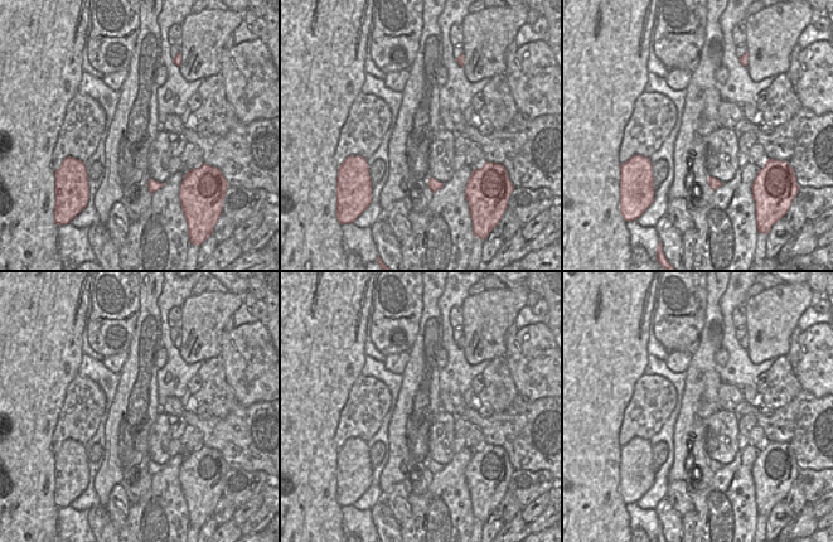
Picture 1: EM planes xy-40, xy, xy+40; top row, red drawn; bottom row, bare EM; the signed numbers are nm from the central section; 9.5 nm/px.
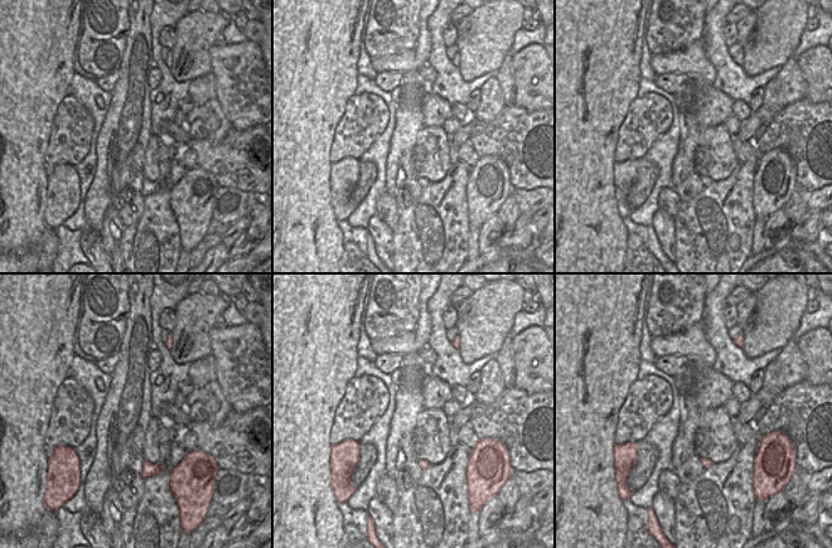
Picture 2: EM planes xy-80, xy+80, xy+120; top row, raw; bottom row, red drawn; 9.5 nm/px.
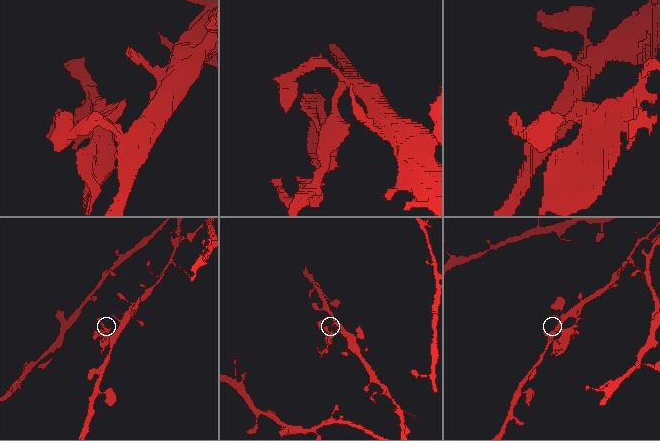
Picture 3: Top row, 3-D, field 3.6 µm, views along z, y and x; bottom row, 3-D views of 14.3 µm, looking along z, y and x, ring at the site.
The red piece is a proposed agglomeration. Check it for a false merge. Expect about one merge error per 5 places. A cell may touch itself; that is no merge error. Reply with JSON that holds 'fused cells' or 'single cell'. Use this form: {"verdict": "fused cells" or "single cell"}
{"verdict": "fused cells"}

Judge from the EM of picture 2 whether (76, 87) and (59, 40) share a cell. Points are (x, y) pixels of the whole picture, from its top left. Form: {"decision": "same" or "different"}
{"decision": "different"}

